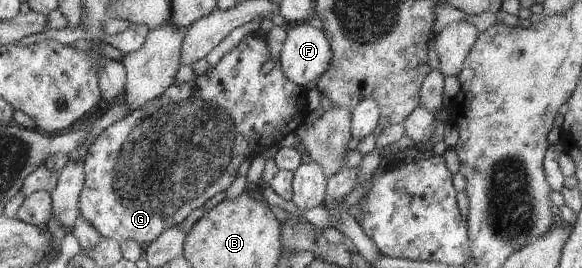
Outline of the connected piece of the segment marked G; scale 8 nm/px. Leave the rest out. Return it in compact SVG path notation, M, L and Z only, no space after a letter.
M257 33L245 36L240 44L237 44L231 52L227 52L215 68L210 68L203 76L197 76L195 80L187 83L176 82L160 97L147 102L142 108L131 111L130 114L109 126L99 137L94 140L93 145L87 149L87 155L83 166L85 172L85 181L82 192L80 193L79 211L80 216L84 217L99 232L99 235L114 239L117 243L133 240L142 246L147 246L153 240L156 240L167 228L179 225L184 222L199 206L204 206L205 202L215 196L221 190L227 190L233 180L237 177L239 166L249 157L262 155L262 153L271 146L283 144L283 139L301 126L301 122L293 122L293 116L303 108L305 104L305 92L303 87L288 80L282 72L278 62L275 68L269 74L261 72L261 66L269 60L269 48L263 38L259 38Z

